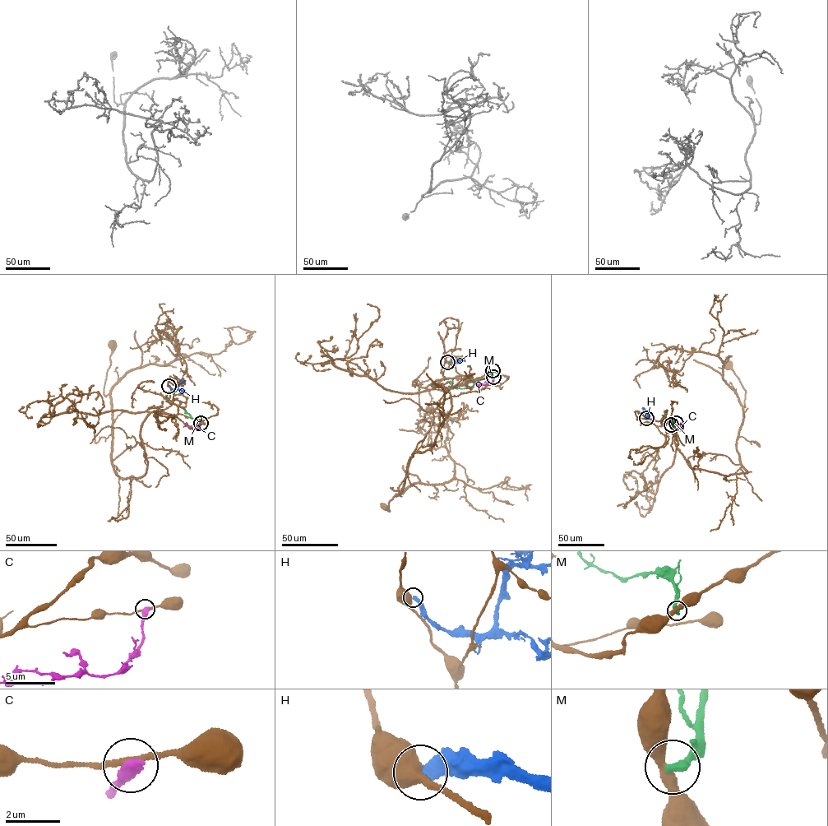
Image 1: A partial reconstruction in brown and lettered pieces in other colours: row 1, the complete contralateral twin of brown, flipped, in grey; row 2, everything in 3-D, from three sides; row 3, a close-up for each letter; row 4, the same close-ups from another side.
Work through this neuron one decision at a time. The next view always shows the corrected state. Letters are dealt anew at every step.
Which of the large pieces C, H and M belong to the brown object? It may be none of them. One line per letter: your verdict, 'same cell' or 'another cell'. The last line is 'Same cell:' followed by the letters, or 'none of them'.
C: another cell
H: another cell
M: another cell
Same cell: none of them

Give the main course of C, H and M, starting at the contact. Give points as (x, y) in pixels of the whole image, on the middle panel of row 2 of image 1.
C: (493, 377), (490, 384), (476, 385)
H: (447, 362), (457, 363), (463, 359)
M: (492, 370), (486, 378), (469, 387), (455, 387), (450, 381)

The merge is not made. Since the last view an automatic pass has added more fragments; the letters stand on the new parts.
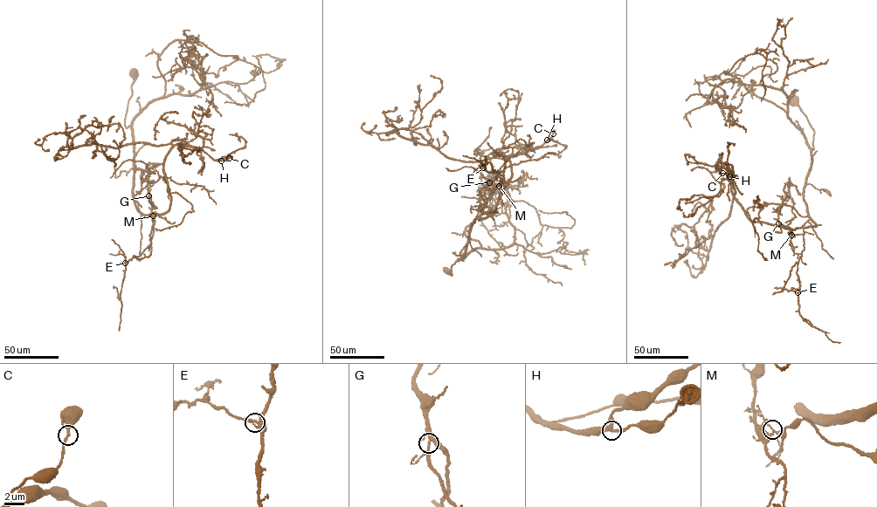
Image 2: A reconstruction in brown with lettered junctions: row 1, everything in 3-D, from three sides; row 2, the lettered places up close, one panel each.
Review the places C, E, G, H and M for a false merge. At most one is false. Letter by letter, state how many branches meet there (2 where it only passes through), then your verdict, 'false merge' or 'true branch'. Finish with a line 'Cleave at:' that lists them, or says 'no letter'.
C: branches 3; true branch
E: branches 4; true branch
G: branches 4; true branch
H: branches 3; true branch
M: branches 4; false merge
Cleave at: M

